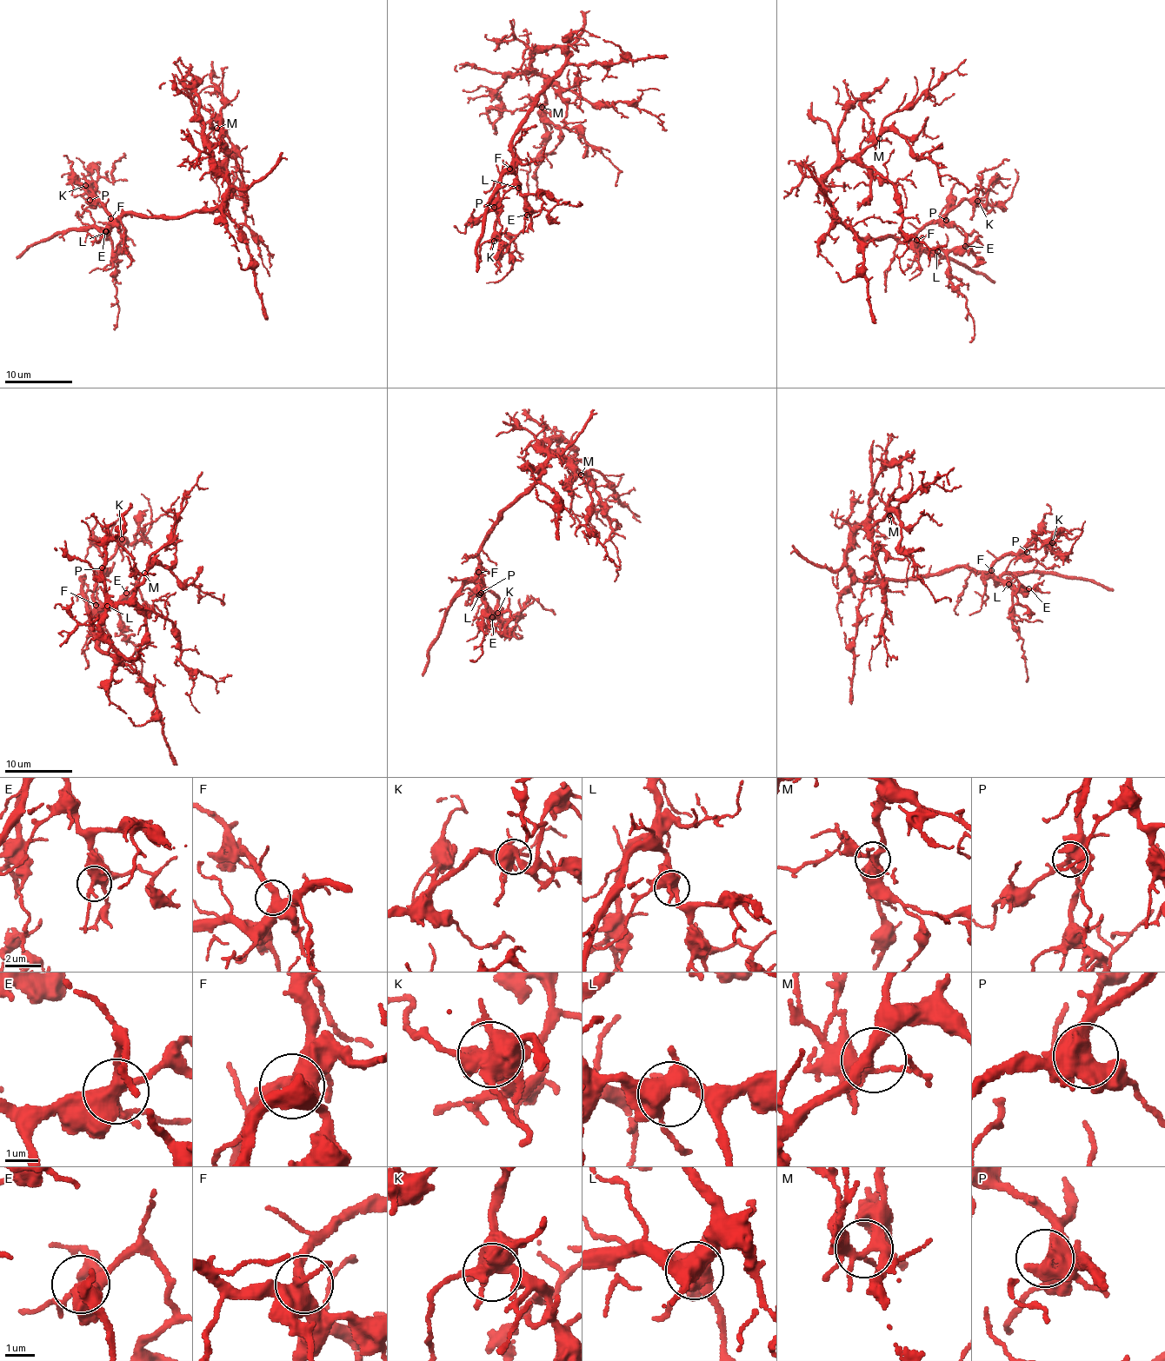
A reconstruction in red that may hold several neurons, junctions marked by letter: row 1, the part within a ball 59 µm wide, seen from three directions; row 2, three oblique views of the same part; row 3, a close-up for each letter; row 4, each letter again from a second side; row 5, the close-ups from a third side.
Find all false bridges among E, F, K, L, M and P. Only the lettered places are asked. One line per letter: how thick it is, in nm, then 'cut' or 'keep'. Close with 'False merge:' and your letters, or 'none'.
E: 400 nm | keep
F: 400 nm | keep
K: 500 nm | keep
L: 500 nm | keep
M: 280 nm | keep
P: 550 nm | keep
False merge: none

